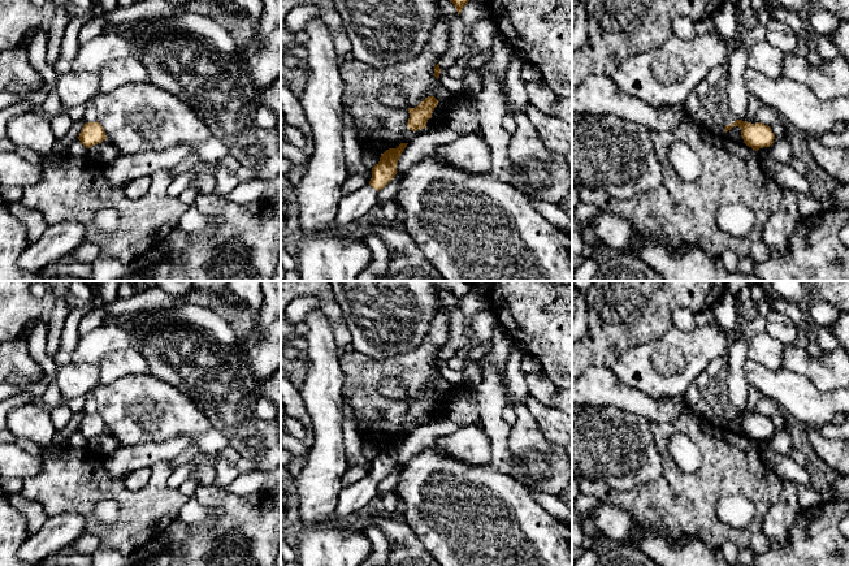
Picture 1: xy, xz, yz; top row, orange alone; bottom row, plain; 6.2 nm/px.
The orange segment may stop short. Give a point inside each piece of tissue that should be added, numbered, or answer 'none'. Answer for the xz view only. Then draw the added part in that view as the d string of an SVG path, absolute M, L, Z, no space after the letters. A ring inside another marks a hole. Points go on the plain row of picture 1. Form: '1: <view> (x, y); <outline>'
1: xz (352, 498); M369 475L343 488L338 496L338 504L332 517L320 518L321 523L342 522L346 517L359 511L376 496L378 483Z

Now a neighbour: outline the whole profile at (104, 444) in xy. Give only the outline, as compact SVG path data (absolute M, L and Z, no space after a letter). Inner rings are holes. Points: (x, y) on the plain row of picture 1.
M105 431L90 438L87 448L90 451L105 458L118 448L118 442L108 431Z

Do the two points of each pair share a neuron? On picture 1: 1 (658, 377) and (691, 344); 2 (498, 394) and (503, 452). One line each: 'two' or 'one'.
1: one
2: one

